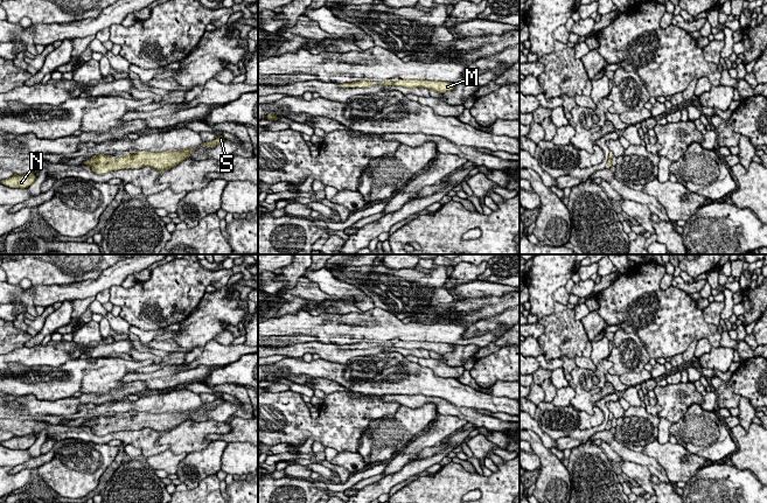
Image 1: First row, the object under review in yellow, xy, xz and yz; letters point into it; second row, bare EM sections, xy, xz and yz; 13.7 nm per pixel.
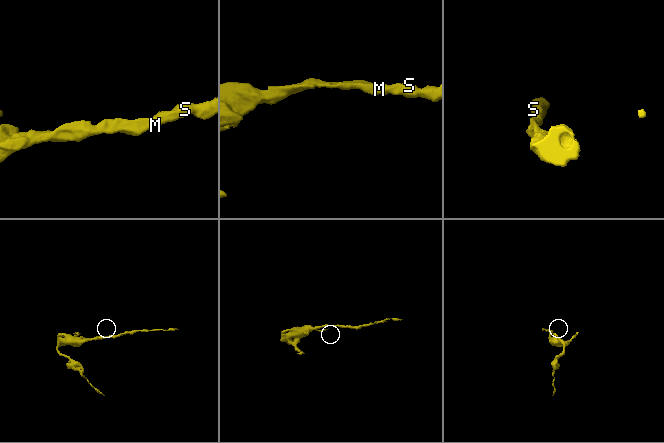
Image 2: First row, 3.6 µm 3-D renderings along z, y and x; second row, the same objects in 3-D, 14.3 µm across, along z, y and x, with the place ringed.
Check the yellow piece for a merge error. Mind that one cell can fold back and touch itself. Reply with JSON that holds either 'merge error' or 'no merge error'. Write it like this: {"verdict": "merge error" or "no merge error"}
{"verdict": "no merge error"}

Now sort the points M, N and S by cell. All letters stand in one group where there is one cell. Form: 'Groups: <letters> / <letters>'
Groups: M N S

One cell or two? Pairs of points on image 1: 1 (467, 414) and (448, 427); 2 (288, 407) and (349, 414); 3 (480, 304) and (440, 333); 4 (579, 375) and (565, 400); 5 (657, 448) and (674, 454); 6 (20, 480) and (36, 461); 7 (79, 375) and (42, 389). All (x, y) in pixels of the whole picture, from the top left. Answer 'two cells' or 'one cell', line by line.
1: two cells
2: one cell
3: two cells
4: two cells
5: one cell
6: one cell
7: one cell

